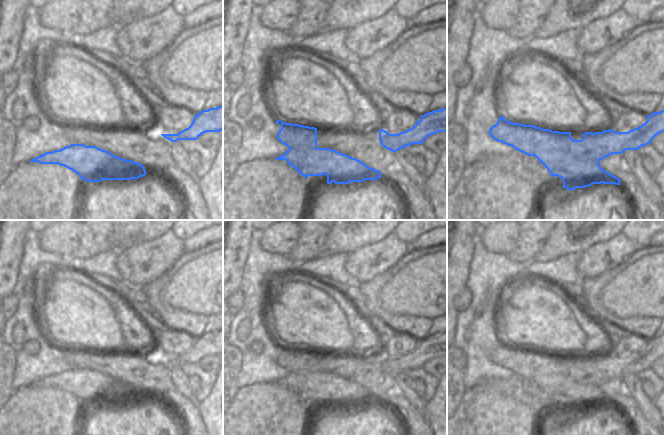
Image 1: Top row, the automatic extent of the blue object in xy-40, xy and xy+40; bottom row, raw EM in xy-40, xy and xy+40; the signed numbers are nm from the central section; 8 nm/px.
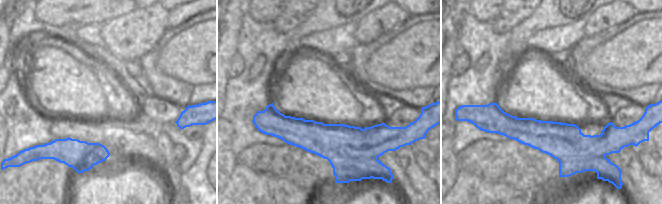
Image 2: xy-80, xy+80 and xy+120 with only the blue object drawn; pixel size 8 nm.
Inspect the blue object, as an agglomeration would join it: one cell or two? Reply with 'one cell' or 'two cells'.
two cells

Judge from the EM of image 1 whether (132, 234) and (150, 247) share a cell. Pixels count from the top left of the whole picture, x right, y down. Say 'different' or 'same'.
different

